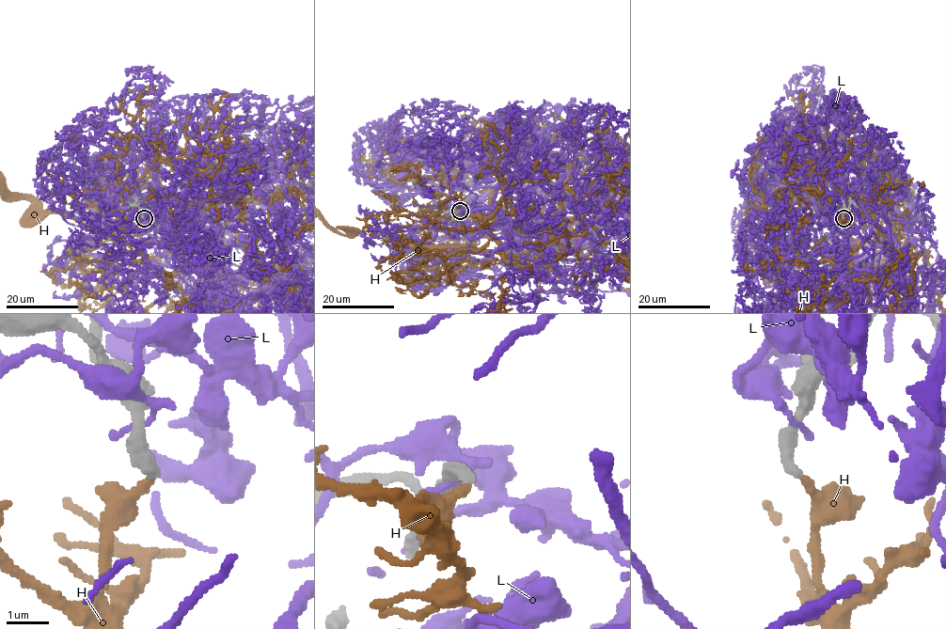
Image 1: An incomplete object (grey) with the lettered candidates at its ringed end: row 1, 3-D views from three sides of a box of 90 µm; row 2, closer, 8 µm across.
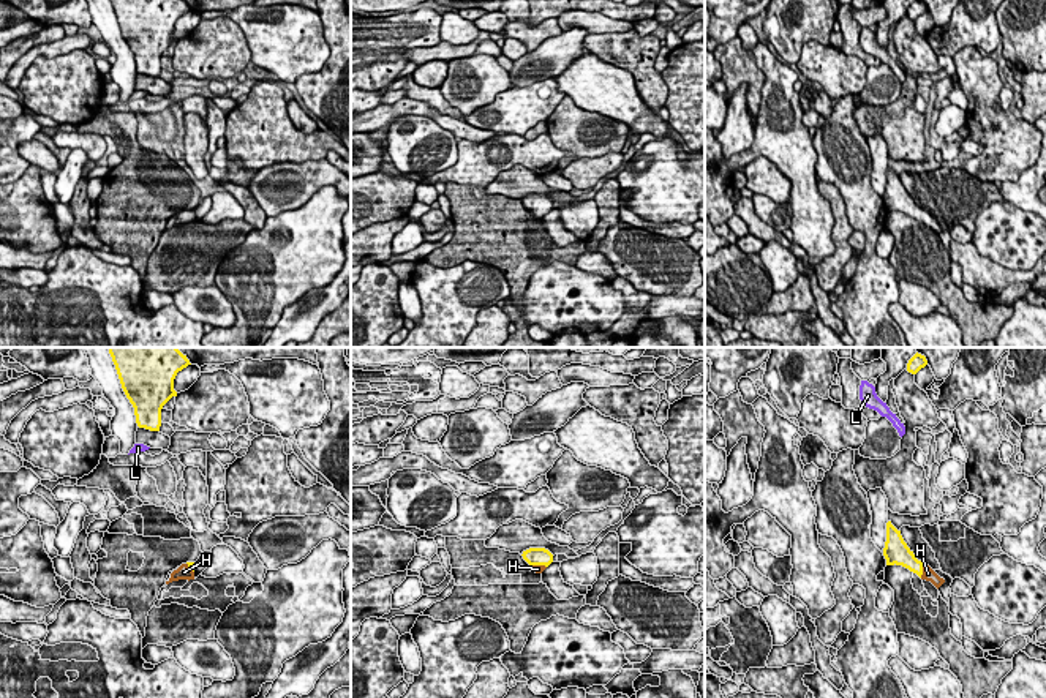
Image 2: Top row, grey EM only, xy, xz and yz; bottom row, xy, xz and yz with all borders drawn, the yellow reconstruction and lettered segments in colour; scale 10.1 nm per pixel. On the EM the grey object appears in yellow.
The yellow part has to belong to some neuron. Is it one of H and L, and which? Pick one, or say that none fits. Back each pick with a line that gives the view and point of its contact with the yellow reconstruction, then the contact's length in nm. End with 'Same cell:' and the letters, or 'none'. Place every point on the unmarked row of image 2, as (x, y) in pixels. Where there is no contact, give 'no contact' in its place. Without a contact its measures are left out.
H: yz (921, 217) | 150 nm
Same cell: H

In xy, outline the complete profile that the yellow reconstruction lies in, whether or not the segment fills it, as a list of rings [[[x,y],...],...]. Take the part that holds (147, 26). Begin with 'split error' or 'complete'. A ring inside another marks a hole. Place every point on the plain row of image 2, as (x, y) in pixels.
complete | [[[111,0],[139,74],[160,77],[161,55],[177,43],[174,25],[190,6],[183,0]]]

